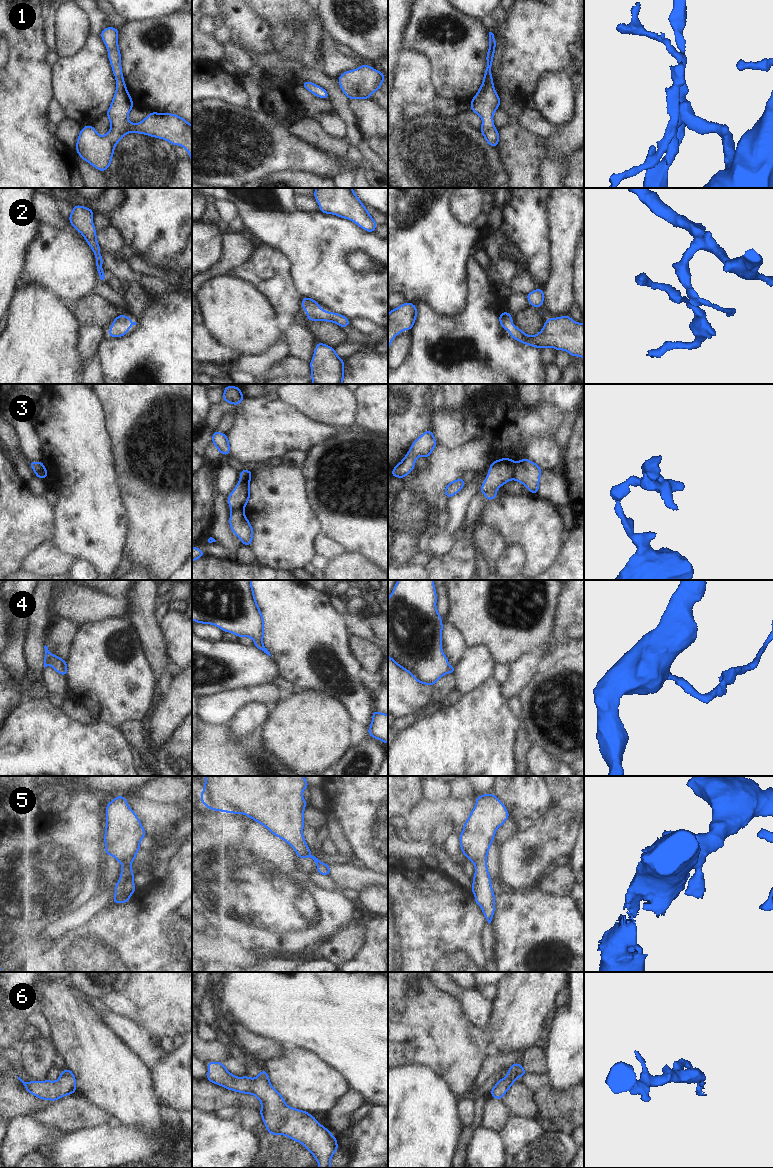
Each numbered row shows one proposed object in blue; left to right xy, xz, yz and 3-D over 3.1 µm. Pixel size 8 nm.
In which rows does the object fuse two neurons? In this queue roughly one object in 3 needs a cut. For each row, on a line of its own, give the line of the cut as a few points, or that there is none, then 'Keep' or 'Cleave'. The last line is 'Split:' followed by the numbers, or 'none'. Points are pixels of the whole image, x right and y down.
1: No split. Keep
2: No split. Keep
3: Split along yz (516, 464), (512, 478). Cleave
4: No split. Keep
5: No split. Keep
6: No split. Keep
Split: 3.

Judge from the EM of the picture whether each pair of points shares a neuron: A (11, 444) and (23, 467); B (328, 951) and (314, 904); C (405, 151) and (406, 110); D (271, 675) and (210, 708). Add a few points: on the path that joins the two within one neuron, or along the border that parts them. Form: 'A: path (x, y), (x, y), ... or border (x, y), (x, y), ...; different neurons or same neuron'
A: path (16, 450), (20, 461); same neuron
B: border (345, 926), (327, 941); different neurons
C: border (427, 109), (409, 119); different neurons
D: border (273, 683), (243, 686), (229, 690); different neurons

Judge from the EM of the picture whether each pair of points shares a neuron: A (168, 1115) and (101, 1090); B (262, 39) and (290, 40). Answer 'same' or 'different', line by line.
A: different
B: different

